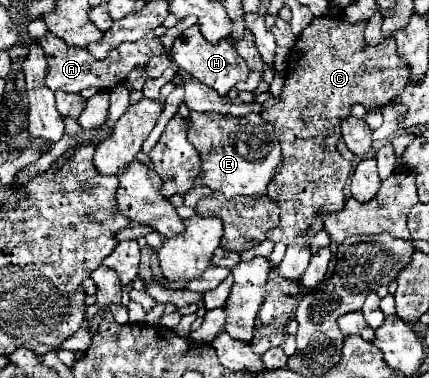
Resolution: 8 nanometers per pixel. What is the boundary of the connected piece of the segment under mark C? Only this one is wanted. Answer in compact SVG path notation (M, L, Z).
M316 17L290 49L282 101L262 111L262 117L274 127L284 157L268 185L268 195L280 207L280 225L266 233L272 243L294 245L300 235L310 243L322 231L324 217L342 209L352 163L342 159L336 149L340 121L350 115L354 103L366 109L384 107L410 79L410 69L398 57L394 37L372 47L364 41L364 29L366 21L348 23L342 17Z

